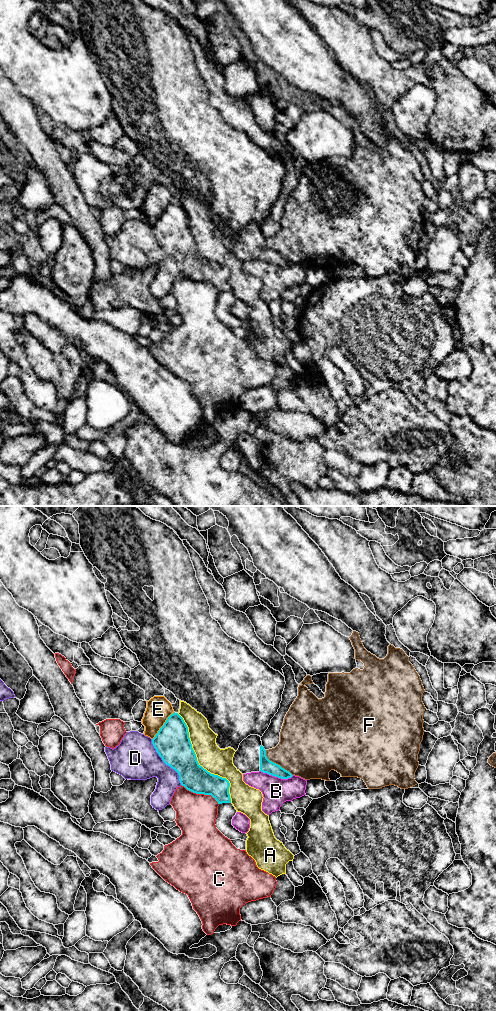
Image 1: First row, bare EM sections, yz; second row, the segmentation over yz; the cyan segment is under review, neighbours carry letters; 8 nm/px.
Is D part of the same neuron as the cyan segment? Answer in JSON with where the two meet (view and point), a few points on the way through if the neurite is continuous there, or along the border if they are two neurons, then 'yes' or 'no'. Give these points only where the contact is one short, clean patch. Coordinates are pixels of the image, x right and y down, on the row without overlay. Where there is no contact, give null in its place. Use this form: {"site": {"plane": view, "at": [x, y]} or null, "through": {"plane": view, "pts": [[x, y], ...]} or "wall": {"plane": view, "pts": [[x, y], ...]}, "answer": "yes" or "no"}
{"site": {"plane": "yz", "at": [165, 251]}, "answer": "yes"}

